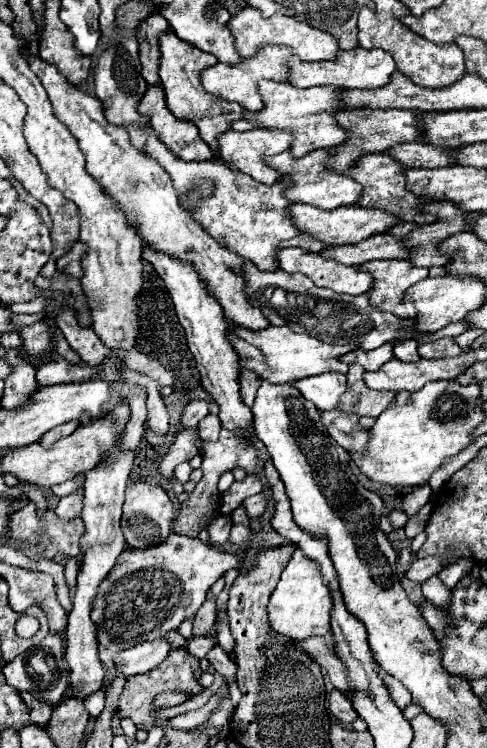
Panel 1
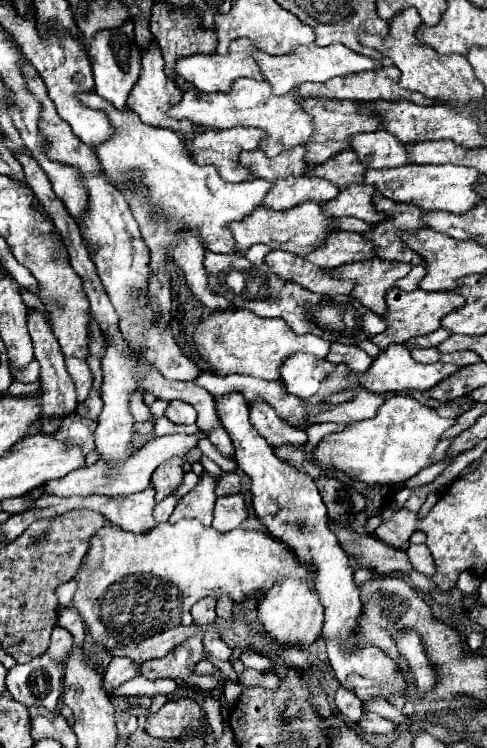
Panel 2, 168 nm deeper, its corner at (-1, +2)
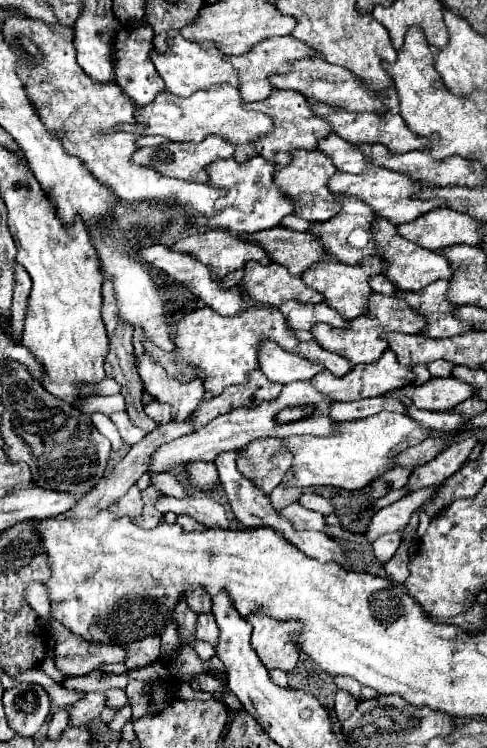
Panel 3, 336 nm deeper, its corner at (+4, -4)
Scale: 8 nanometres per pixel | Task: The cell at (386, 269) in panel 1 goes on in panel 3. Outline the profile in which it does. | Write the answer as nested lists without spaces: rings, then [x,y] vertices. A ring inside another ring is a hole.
[[[368,256],[356,266],[350,266],[350,264],[344,264],[344,262],[336,262],[336,260],[326,260],[326,262],[314,264],[308,270],[304,270],[304,274],[300,278],[302,278],[302,282],[308,288],[320,292],[324,296],[324,302],[330,308],[334,308],[336,312],[340,312],[342,318],[352,320],[354,316],[360,316],[362,312],[366,312],[366,302],[368,302],[368,296],[370,296],[368,276],[382,274],[384,268],[386,268],[386,264],[378,256]]]

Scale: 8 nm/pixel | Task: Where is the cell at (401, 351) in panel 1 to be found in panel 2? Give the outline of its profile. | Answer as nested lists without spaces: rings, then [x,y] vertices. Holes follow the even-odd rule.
[[[413,348],[413,350],[411,350],[411,356],[413,356],[417,362],[431,364],[431,362],[437,362],[437,348]]]

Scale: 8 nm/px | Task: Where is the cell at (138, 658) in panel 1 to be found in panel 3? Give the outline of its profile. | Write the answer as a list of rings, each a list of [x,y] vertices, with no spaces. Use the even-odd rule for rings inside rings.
[[[90,692],[86,694],[80,702],[76,702],[68,716],[70,716],[70,726],[74,728],[86,728],[90,722],[94,722],[100,712],[104,710],[104,702],[106,702],[106,696],[102,692]]]

